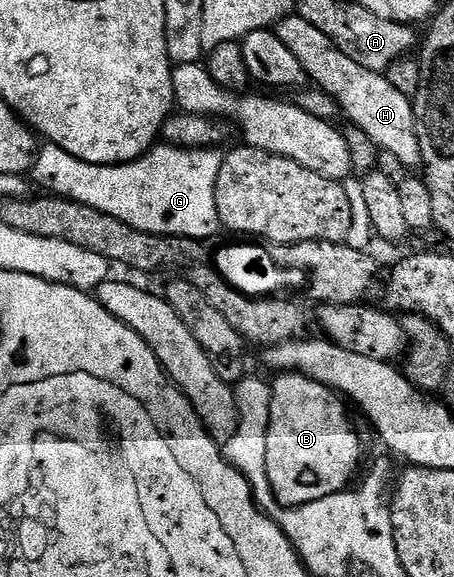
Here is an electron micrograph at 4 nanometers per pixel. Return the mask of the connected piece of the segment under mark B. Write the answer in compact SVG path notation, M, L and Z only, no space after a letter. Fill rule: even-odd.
M297 372L282 373L275 379L277 381L273 380L270 385L272 391L272 398L270 399L270 427L266 435L266 475L270 475L270 487L274 491L274 495L283 505L305 505L306 503L314 503L314 499L326 499L326 495L345 492L353 484L352 476L355 475L356 464L360 461L360 437L352 430L352 421L348 418L347 411L344 410L345 402L333 390L326 388L322 383L318 383L309 377L303 377Z

